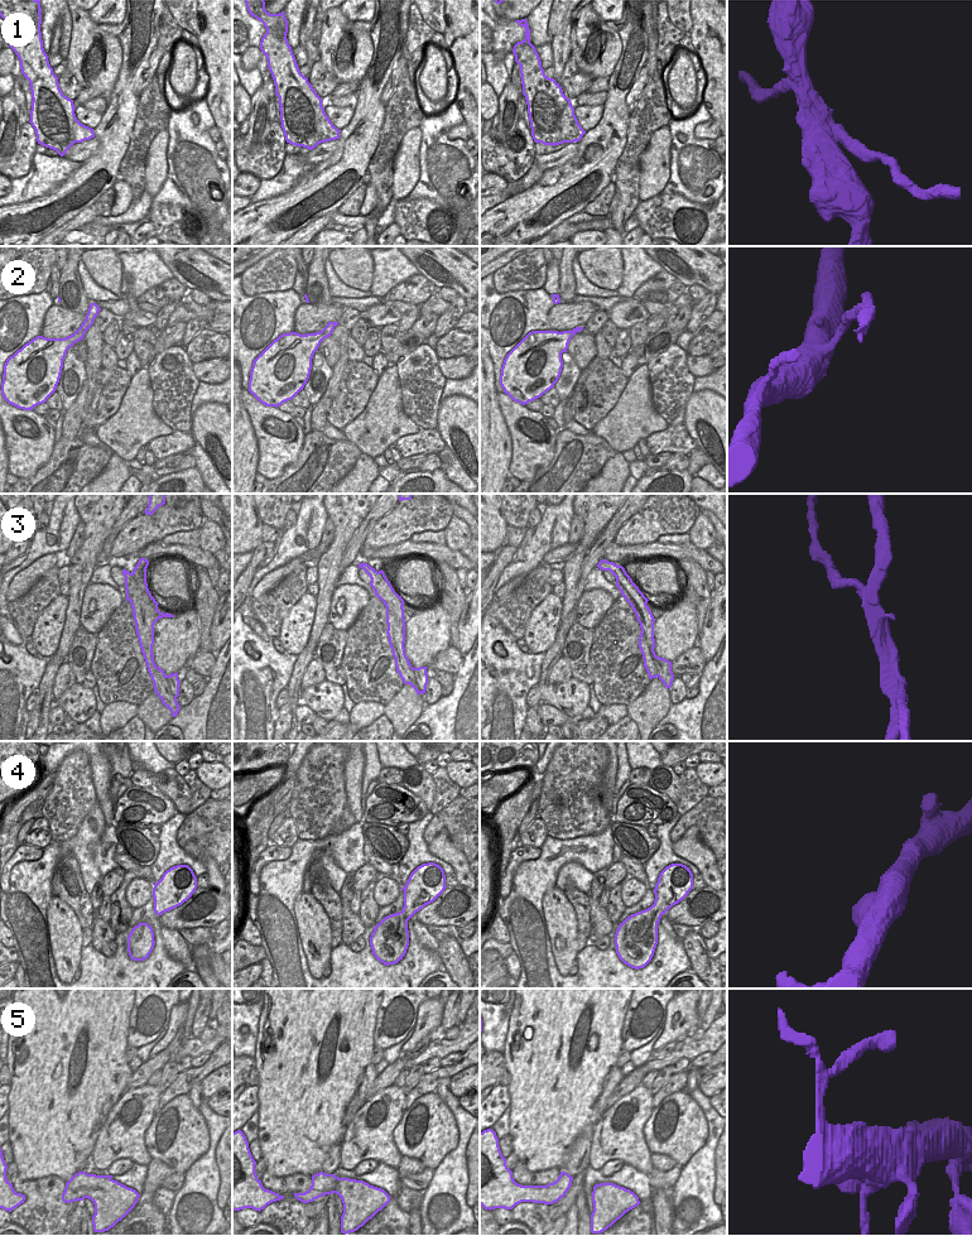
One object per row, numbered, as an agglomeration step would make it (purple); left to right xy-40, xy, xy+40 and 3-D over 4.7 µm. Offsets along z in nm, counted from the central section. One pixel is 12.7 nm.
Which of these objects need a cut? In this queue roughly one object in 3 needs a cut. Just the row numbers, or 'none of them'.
1, 2, 3

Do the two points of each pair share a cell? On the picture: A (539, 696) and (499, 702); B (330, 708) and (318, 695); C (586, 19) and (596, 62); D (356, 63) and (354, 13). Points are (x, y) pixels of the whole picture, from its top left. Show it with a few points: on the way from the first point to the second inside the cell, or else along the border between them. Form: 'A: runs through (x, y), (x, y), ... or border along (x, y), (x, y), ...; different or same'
A: border along (537, 683), (527, 696), (528, 706); different
B: runs through (327, 705), (322, 698); same
C: runs through (588, 29), (596, 52); same
D: border along (341, 13), (352, 23); different

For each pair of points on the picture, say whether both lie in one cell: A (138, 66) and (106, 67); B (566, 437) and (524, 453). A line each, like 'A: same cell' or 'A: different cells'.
A: different cells
B: different cells

